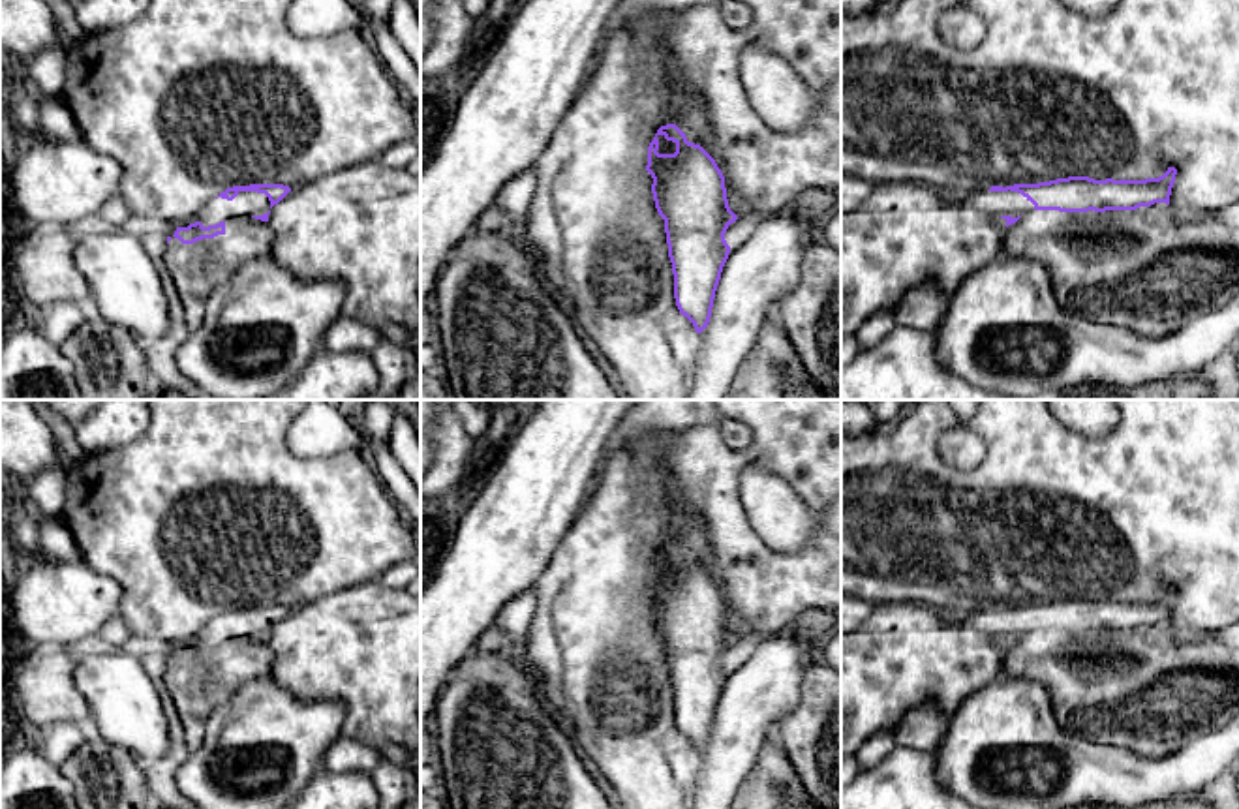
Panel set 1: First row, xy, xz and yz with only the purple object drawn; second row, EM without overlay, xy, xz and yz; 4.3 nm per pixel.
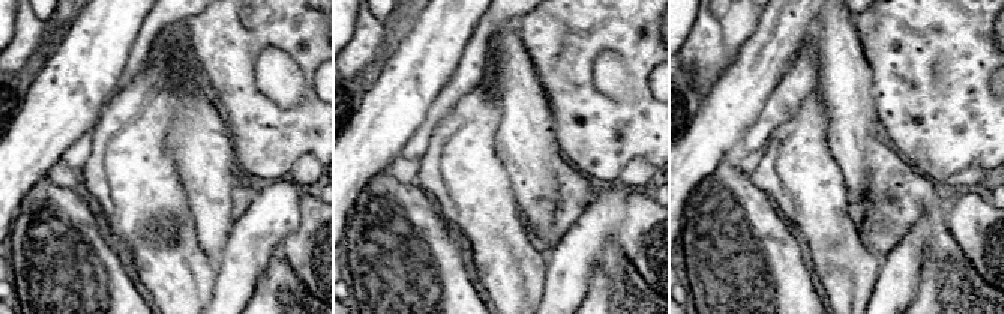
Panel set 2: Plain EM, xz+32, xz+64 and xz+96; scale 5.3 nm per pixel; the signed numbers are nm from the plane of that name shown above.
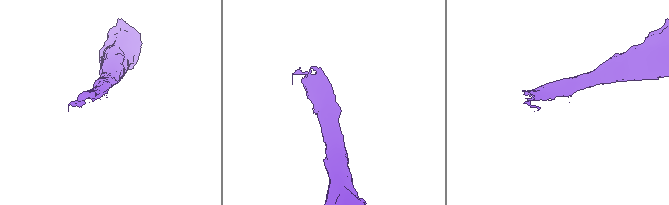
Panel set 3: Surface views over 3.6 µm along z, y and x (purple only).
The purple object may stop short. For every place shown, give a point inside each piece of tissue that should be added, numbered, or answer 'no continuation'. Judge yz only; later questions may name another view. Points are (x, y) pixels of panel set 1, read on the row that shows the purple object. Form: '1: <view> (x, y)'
1: yz (1001, 203)

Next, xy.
1: xy (246, 203)

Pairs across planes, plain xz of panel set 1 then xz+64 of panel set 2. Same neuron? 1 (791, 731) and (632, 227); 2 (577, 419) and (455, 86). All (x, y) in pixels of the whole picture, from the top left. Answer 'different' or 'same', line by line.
1: same
2: different

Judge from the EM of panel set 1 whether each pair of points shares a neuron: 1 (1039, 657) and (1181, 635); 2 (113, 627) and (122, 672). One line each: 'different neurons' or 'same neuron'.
1: different neurons
2: different neurons

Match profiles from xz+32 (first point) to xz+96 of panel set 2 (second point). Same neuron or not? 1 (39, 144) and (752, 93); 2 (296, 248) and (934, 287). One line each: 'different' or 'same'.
1: same
2: different

